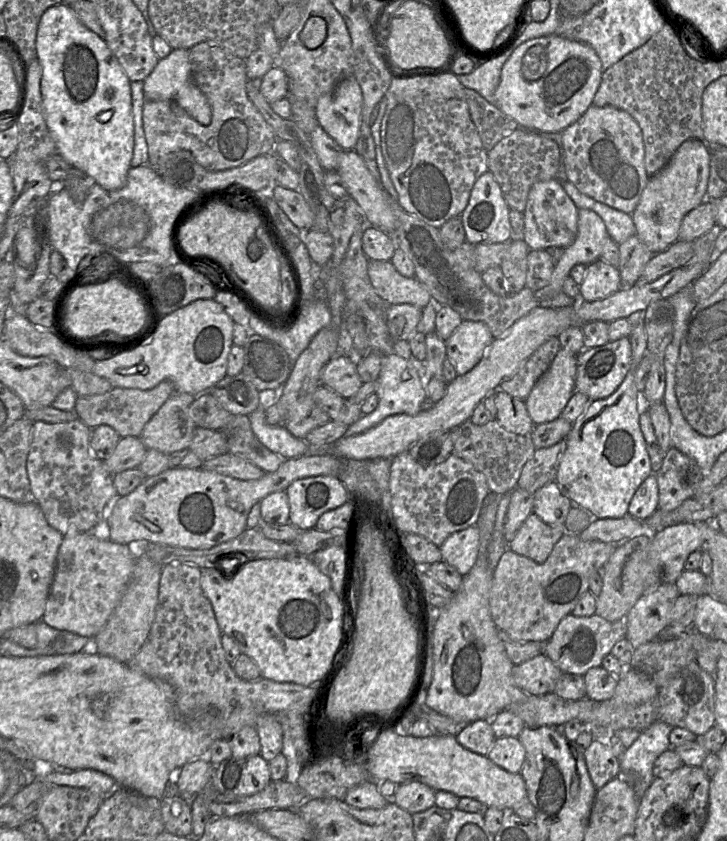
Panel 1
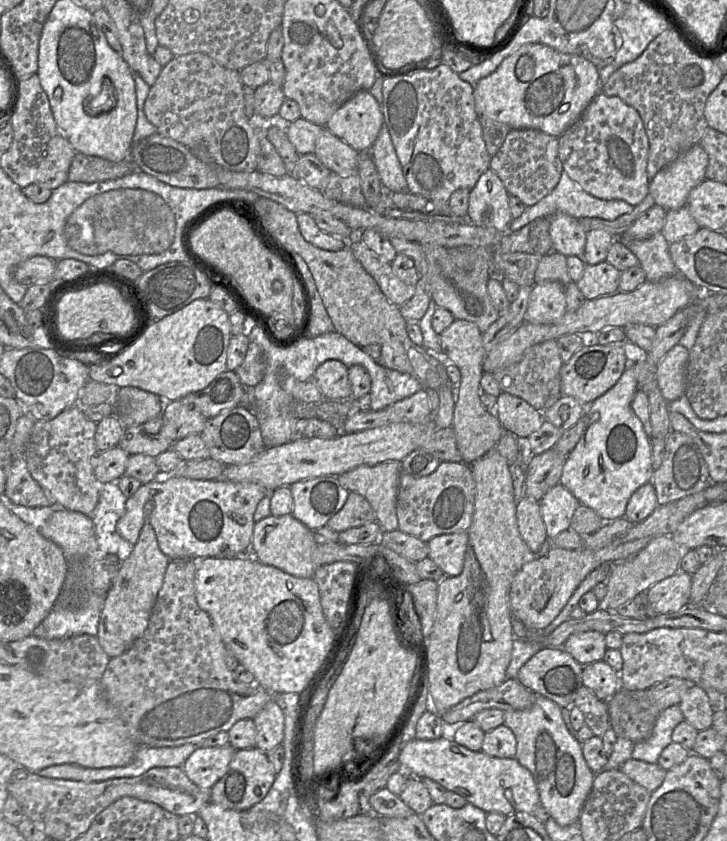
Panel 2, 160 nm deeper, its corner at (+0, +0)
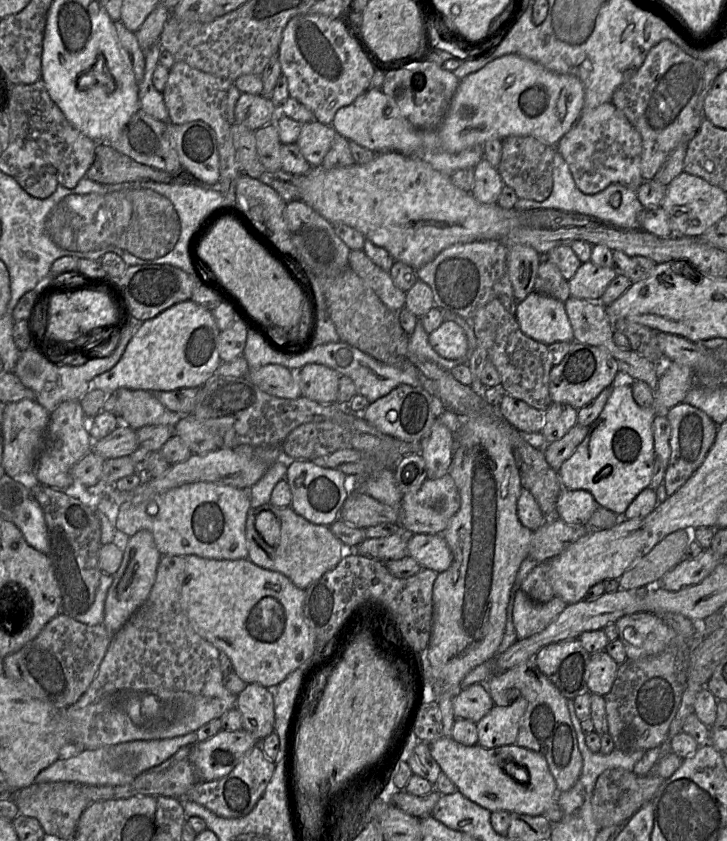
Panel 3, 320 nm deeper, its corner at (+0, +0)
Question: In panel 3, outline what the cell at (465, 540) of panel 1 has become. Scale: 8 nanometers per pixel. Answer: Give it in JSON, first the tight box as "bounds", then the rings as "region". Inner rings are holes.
{"bounds":[407,534,452,573],"region":[[[408,534],[407,548],[422,568],[441,573],[452,563],[451,550],[442,534]]]}

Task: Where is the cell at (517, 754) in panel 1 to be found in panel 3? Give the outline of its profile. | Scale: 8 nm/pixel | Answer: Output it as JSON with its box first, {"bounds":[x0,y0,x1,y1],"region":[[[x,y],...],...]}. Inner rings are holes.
{"bounds":[476,696,527,749],"region":[[[522,696],[506,707],[494,705],[489,713],[476,723],[478,744],[487,749],[515,744],[526,708],[527,701]]]}

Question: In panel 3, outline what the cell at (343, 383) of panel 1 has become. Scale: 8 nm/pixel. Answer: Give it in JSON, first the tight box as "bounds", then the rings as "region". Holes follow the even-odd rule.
{"bounds":[297,364,340,404],"region":[[[306,364],[297,372],[301,396],[322,404],[337,402],[340,375],[322,364]]]}

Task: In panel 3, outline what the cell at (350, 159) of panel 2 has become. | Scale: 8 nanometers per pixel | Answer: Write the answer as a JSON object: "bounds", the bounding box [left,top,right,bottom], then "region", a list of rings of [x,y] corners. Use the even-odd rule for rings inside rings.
{"bounds":[296,120,335,166],"region":[[[316,120],[302,124],[296,141],[303,157],[312,166],[321,166],[325,155],[331,148],[335,130],[331,125]]]}

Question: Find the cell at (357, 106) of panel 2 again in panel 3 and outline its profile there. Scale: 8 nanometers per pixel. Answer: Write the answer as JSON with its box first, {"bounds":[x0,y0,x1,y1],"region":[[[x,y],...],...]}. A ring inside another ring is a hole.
{"bounds":[331,54,584,154],"region":[[[507,54],[460,80],[448,111],[436,130],[416,128],[404,117],[388,117],[388,97],[381,88],[372,87],[350,105],[340,108],[331,126],[347,140],[375,154],[458,153],[474,145],[509,136],[532,136],[555,146],[579,119],[584,109],[584,97],[583,84],[576,76],[558,74],[524,56]]]}

